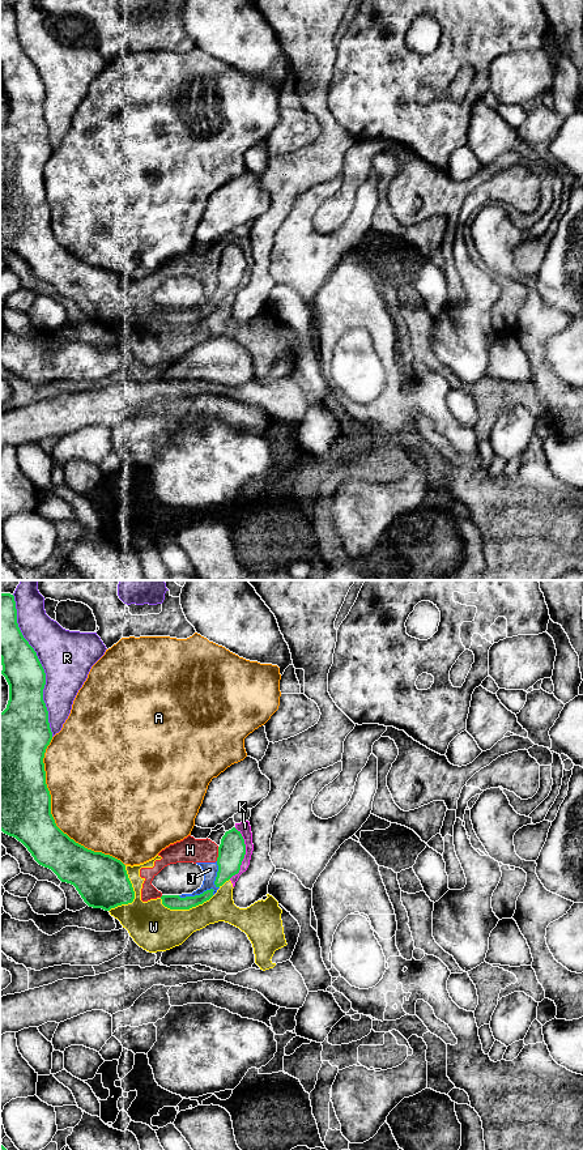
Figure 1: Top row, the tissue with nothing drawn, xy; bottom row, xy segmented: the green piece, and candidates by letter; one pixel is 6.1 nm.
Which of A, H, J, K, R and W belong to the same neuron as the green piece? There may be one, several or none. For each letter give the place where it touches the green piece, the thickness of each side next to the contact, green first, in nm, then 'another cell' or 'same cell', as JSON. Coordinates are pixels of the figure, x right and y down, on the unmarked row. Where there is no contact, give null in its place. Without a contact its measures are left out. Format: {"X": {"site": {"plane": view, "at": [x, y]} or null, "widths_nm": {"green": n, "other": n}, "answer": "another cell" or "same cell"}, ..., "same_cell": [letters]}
{"A": {"site": {"plane": "xy", "at": [51, 230]}, "widths_nm": {"green": 420, "other": 480}, "answer": "another cell"}, "H": {"site": {"plane": "xy", "at": [218, 268]}, "widths_nm": {"green": 170, "other": 160}, "answer": "another cell"}, "J": {"site": {"plane": "xy", "at": [196, 310]}, "widths_nm": {"green": 100, "other": 90}, "answer": "another cell"}, "K": {"site": {"plane": "xy", "at": [245, 268]}, "widths_nm": {"green": 170, "other": 70}, "answer": "another cell"}, "R": {"site": {"plane": "xy", "at": [41, 80]}, "widths_nm": {"green": 240, "other": 320}, "answer": "another cell"}, "W": {"site": {"plane": "xy", "at": [133, 310]}, "widths_nm": {"green": 320, "other": 300}, "answer": "another cell"}, "same_cell": []}

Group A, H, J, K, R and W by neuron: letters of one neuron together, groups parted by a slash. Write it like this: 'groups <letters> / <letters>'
groups A / H J K W / R

